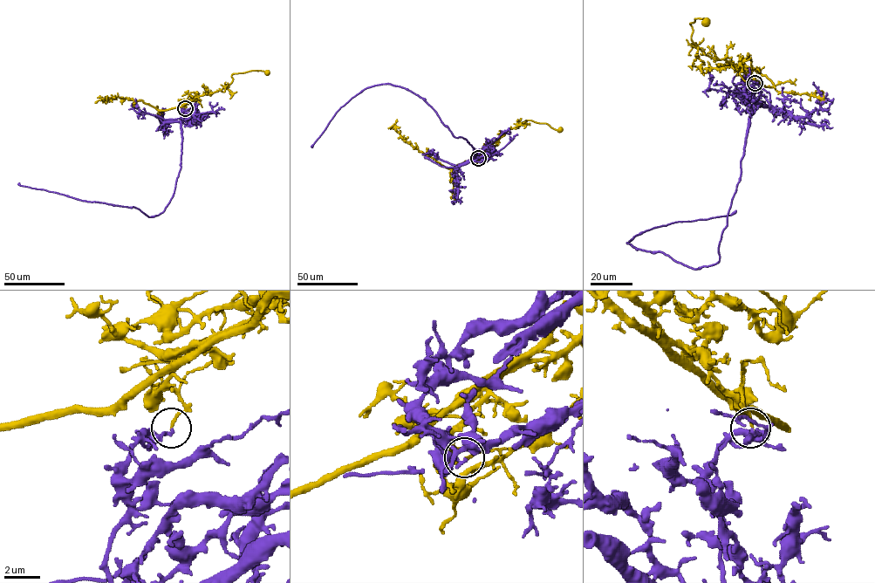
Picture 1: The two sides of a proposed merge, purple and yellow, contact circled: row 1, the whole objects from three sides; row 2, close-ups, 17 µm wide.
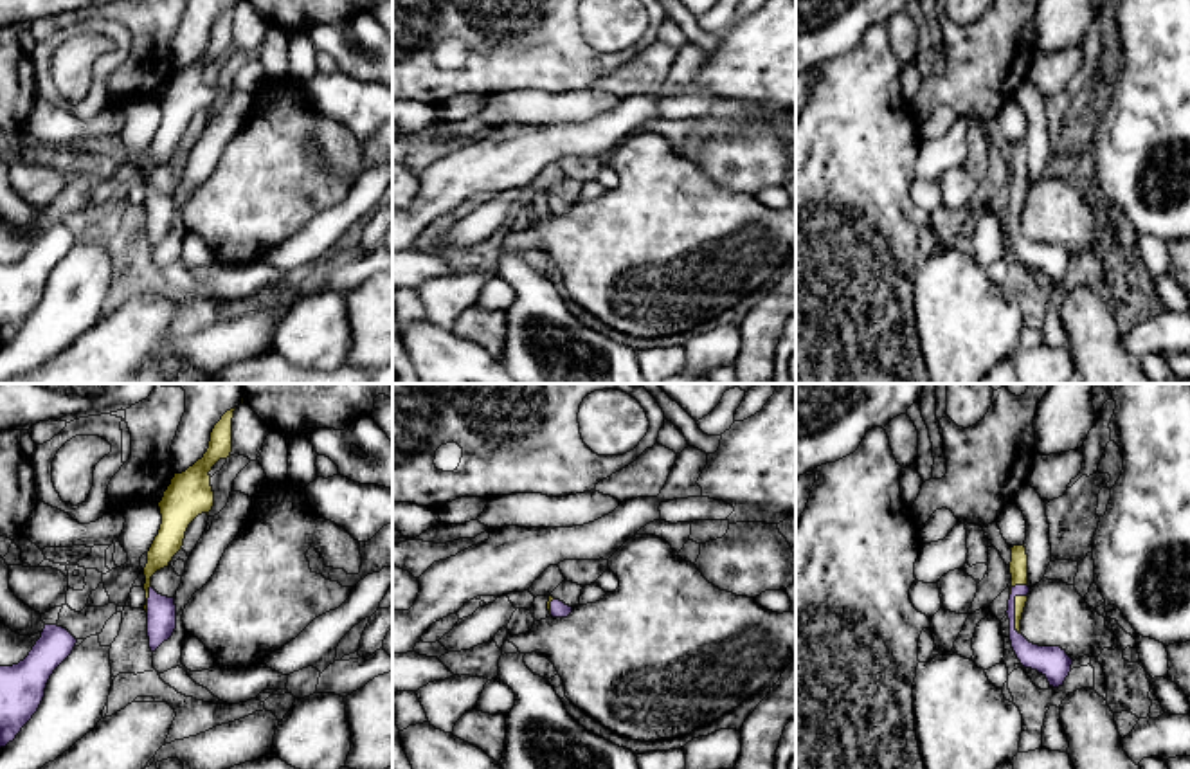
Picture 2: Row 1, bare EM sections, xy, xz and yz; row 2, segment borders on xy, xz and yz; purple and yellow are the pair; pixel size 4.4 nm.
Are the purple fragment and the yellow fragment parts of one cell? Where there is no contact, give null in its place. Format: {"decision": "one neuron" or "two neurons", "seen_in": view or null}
{"decision": "two neurons", "seen_in": "yz"}

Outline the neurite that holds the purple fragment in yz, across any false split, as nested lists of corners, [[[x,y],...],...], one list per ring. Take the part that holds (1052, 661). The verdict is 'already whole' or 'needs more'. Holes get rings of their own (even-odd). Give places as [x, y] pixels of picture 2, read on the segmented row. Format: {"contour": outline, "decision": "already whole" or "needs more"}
{"contour": [[[1028,585],[1012,587],[1006,611],[1010,620],[1012,648],[1024,668],[1037,670],[1048,679],[1050,686],[1059,688],[1069,675],[1073,659],[1060,647],[1033,645],[1015,630],[1015,598],[1028,596],[1028,593],[1030,593]]], "decision": "already whole"}

